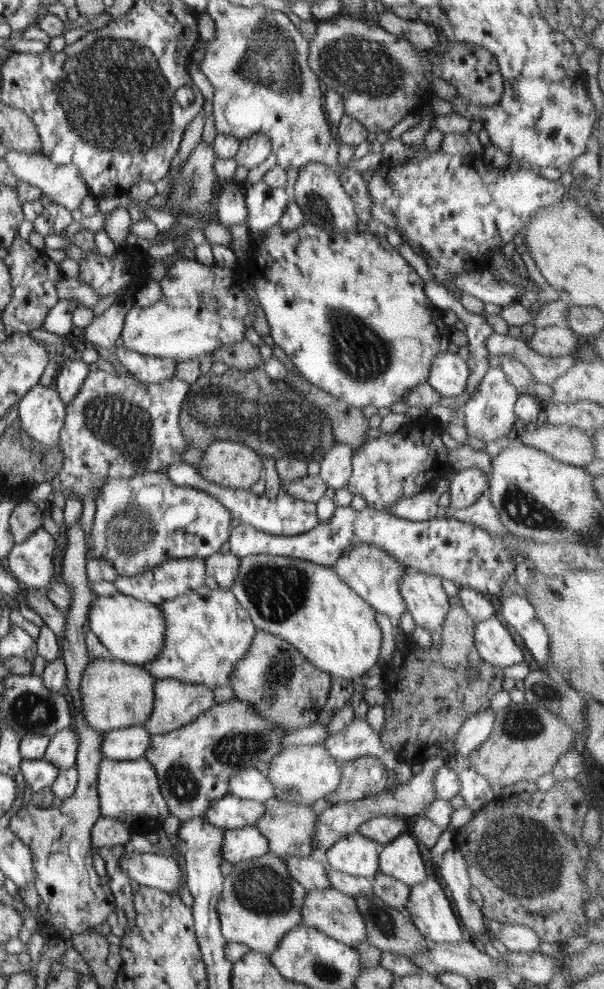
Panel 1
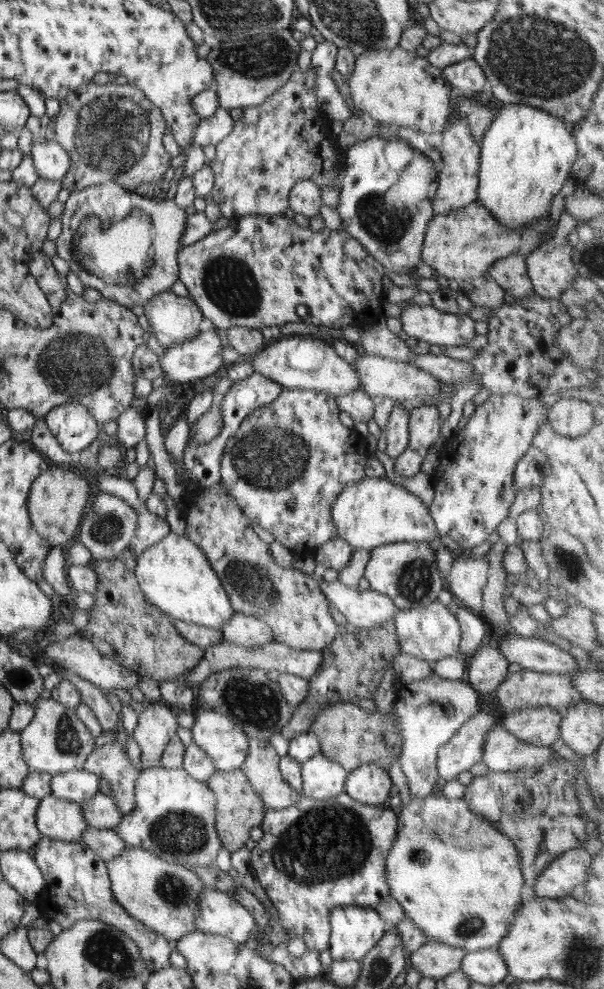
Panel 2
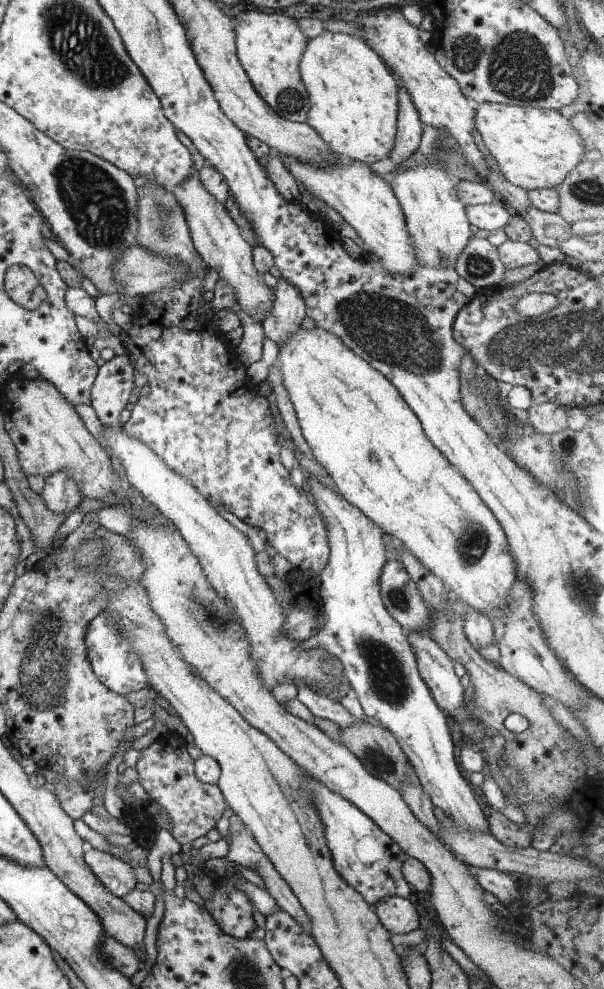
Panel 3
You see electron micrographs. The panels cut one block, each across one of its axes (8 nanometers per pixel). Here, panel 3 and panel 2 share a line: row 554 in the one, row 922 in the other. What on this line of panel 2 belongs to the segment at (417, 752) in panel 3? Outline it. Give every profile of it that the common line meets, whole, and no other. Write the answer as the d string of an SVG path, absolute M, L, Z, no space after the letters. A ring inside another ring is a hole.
M340 906L331 911L329 918L331 934L327 950L332 952L334 961L361 961L386 934L386 921L380 917L377 910L370 907Z

